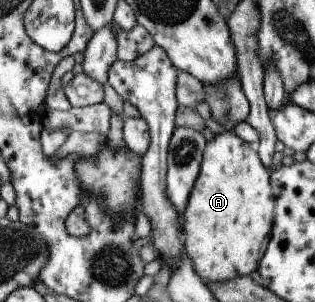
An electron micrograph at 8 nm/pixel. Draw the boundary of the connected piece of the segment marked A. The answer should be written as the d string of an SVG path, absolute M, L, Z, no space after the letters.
M231 130L218 133L205 143L199 165L198 176L180 218L185 254L204 284L248 276L258 268L273 223L273 194L266 167L260 162L255 145L242 141Z

